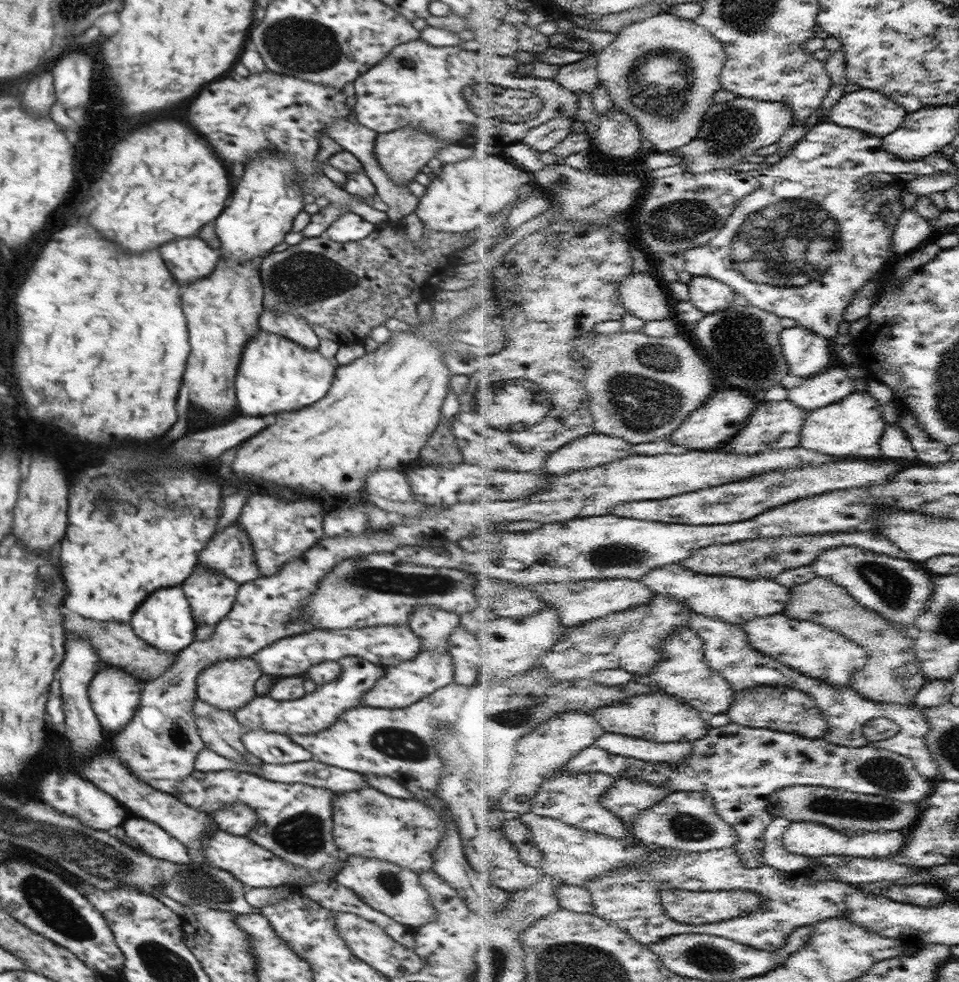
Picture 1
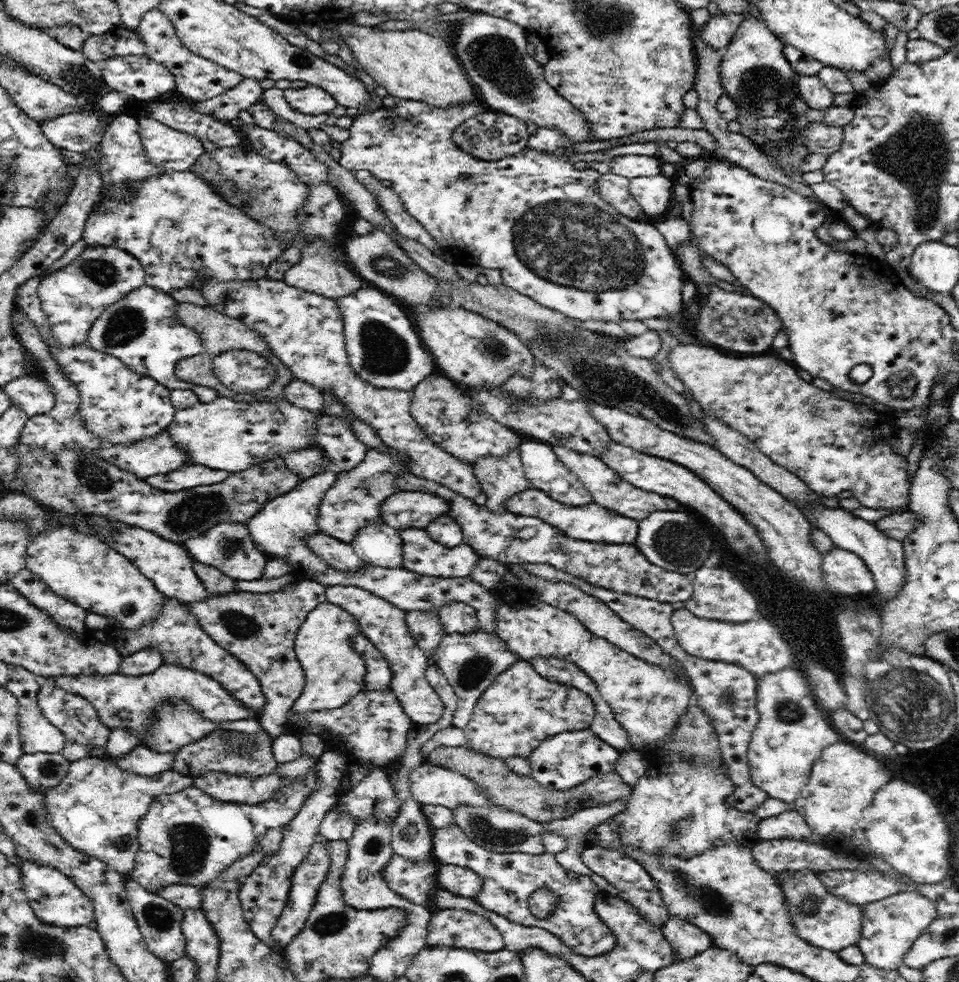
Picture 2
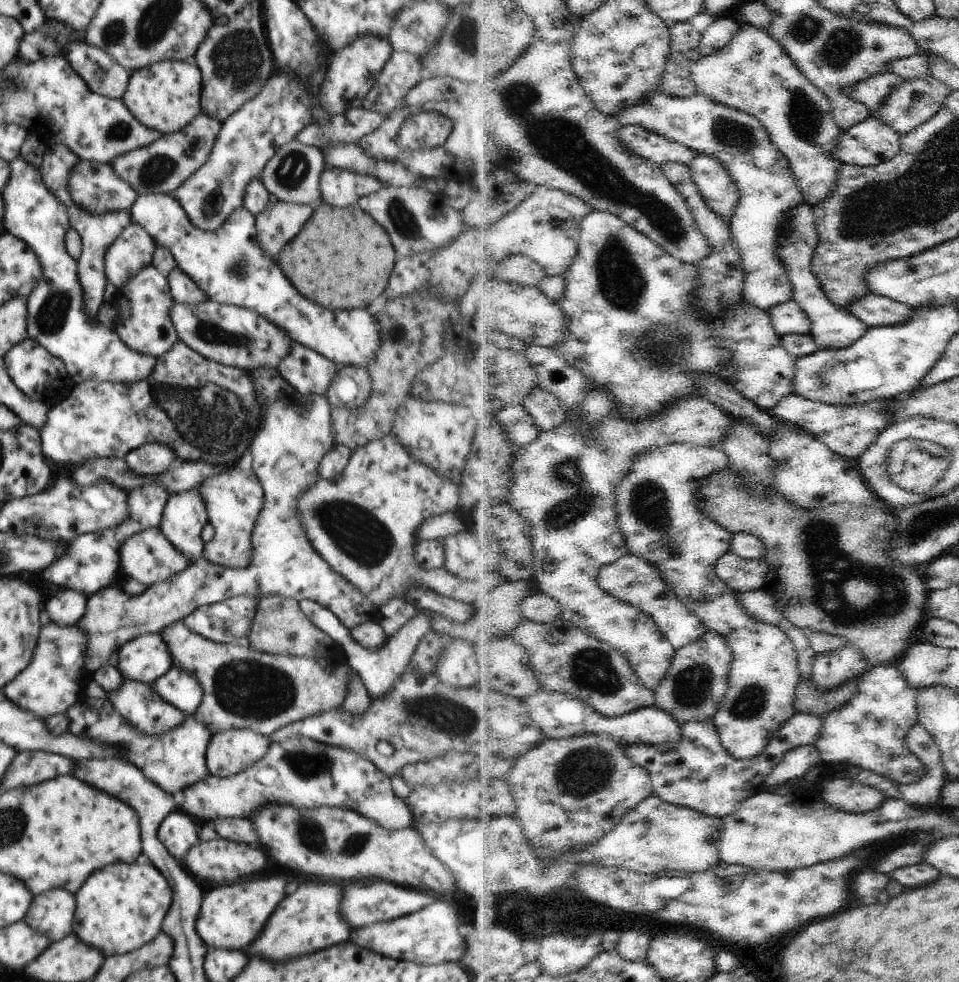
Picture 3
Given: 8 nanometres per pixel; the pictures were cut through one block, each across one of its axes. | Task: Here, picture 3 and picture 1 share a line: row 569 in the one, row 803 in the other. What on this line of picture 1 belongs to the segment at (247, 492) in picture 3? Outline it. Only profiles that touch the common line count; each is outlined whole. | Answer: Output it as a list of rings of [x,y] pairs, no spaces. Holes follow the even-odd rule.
[[[236,803],[228,807],[222,807],[218,811],[209,814],[218,824],[218,829],[234,836],[248,836],[248,832],[258,822],[258,815],[246,804]]]

